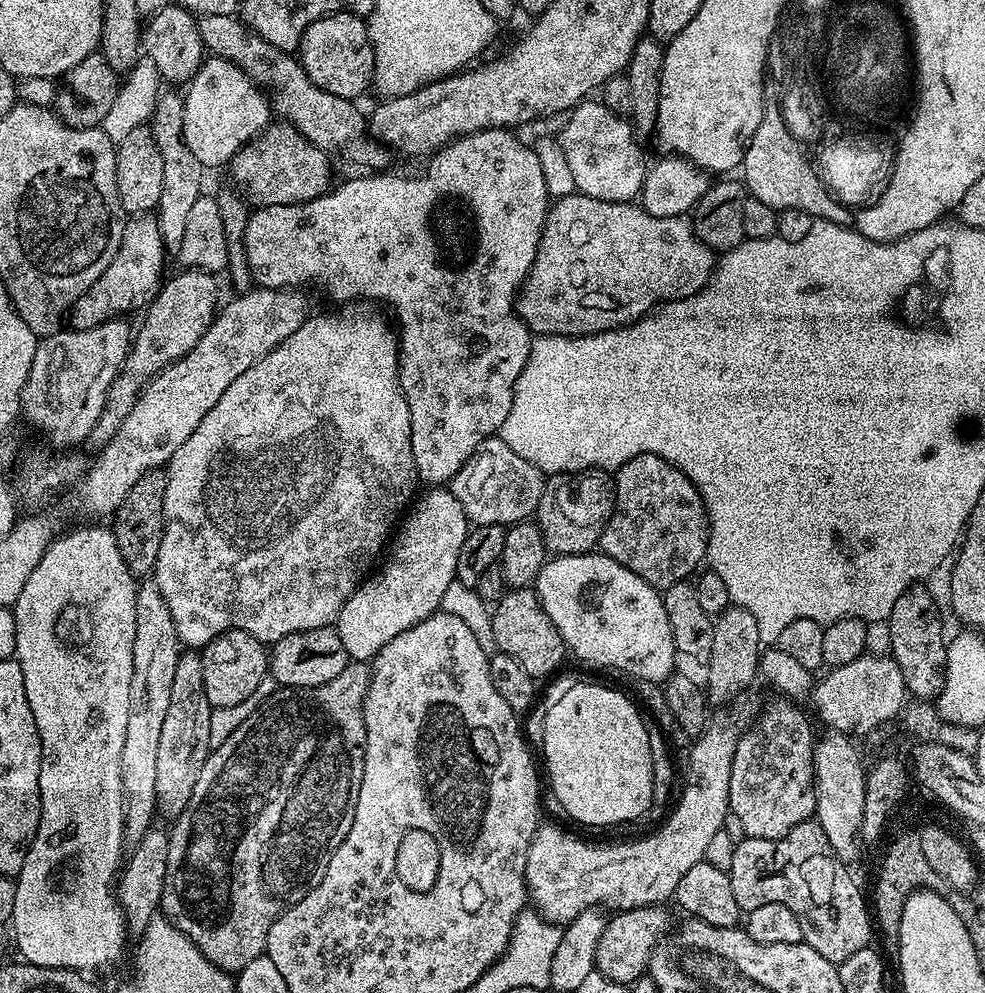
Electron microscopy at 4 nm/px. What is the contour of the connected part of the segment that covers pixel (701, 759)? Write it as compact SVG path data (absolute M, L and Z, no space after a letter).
M720 716L711 721L708 727L704 729L703 734L695 737L691 741L692 749L688 752L688 780L684 788L684 793L680 796L680 801L676 804L676 809L668 816L668 821L661 826L657 832L652 832L649 836L644 836L641 840L624 840L621 844L587 844L584 840L579 840L572 832L567 832L564 828L559 828L556 824L547 824L547 822L541 823L537 827L536 833L532 836L532 841L528 847L528 857L526 858L526 866L524 867L524 882L528 886L528 894L533 904L535 911L539 912L542 919L548 921L549 924L557 926L566 926L574 918L578 918L578 914L595 909L599 906L601 909L612 908L608 910L623 910L625 908L651 908L653 906L663 905L663 900L671 901L676 895L676 887L678 882L686 875L686 870L690 870L690 866L701 863L706 854L706 845L713 840L714 834L718 834L718 830L725 827L726 821L729 819L730 813L728 811L728 799L730 798L730 770L732 769L732 763L734 762L734 754L736 753L736 747L740 741L742 735L742 727L732 716Z

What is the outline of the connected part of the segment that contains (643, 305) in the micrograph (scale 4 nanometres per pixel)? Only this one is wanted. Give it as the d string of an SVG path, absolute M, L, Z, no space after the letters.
M573 194L557 199L549 207L532 269L524 279L514 307L520 321L533 334L592 336L595 332L623 328L667 301L701 292L713 274L712 249L698 239L684 216L655 216L636 202L602 202Z

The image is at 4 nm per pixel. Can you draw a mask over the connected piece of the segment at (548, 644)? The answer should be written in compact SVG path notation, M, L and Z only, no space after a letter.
M531 587L513 588L505 591L499 601L491 609L494 637L498 649L514 658L518 666L526 670L534 678L548 676L566 657L564 639L558 634L554 622L540 605L540 599Z

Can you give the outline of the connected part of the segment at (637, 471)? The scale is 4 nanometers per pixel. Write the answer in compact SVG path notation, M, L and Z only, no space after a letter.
M644 452L615 469L614 483L616 505L600 535L599 551L638 574L638 578L657 590L687 581L701 567L699 564L708 551L708 514L704 511L704 500L690 478L686 478L670 462Z

